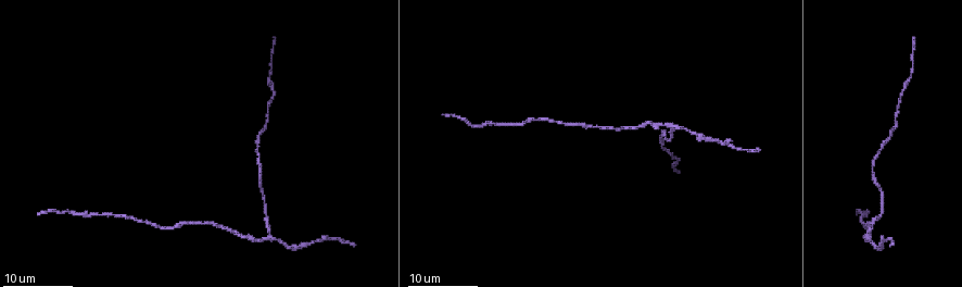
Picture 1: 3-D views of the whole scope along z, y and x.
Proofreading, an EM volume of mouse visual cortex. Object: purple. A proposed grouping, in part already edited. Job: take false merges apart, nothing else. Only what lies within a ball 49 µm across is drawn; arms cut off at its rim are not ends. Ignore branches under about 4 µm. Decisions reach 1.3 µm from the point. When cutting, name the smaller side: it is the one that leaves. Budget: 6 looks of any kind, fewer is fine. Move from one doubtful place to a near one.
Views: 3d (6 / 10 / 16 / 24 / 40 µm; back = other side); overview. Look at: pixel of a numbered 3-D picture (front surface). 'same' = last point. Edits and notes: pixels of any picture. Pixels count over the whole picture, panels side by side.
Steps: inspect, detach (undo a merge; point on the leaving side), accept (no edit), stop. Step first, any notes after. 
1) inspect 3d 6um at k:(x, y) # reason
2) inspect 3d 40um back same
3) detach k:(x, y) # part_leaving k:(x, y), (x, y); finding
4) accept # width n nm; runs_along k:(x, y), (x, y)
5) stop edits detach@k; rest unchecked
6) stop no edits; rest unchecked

inspect 3d 16um at 1:(868, 236) # three-way junction

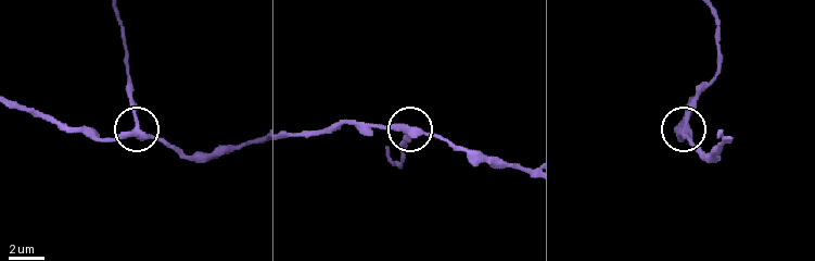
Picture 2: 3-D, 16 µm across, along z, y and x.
inspect 3d 6um at 2:(136, 126)

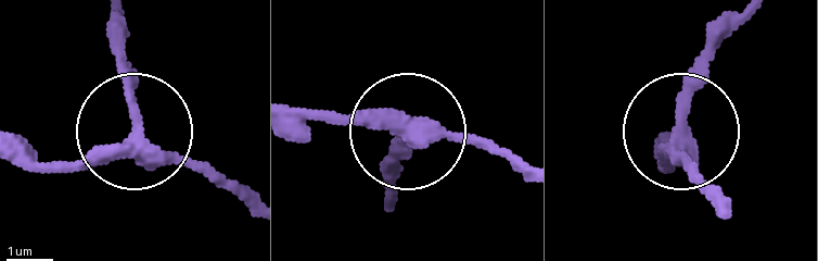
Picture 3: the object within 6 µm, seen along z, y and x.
accept # width 330 nm; runs_along 3:(346, 120), (459, 132), (524, 166); continuous, no second neuron

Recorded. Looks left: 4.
inspect 3d 16um at 1:(129, 218) # calibre changes

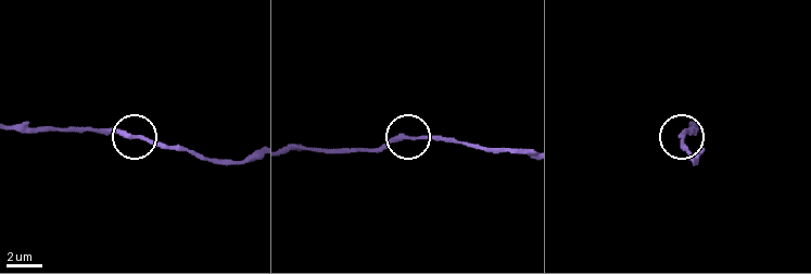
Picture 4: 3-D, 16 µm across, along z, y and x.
inspect 3d 10um at 4:(399, 138)

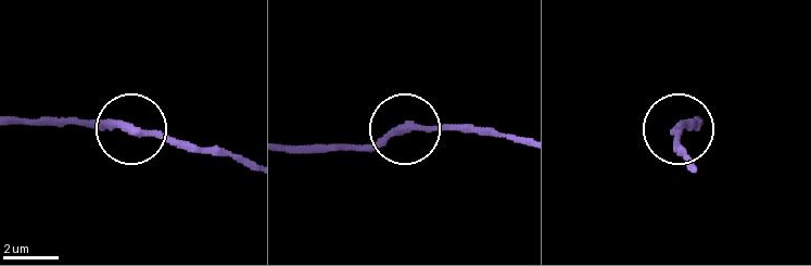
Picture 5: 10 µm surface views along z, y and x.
accept # width 250 nm; runs_along 5:(250, 168), (102, 122), (70, 122); continuous, no second neuron

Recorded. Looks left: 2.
inspect 3d 16um at 1:(499, 125) # sudden change in width

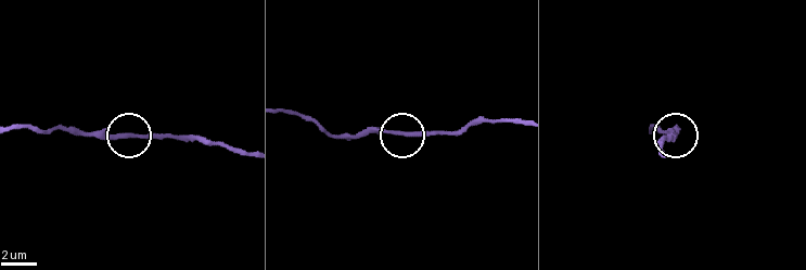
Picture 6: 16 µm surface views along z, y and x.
inspect 3d 10um at 6:(396, 134)

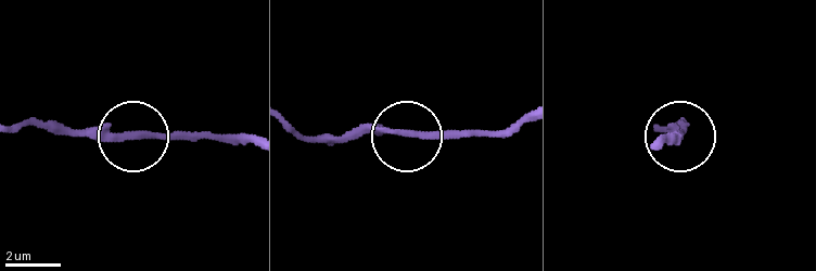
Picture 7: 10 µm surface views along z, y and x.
accept # width 230 nm; all the same neuron

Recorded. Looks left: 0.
stop no edits; rest unchecked

